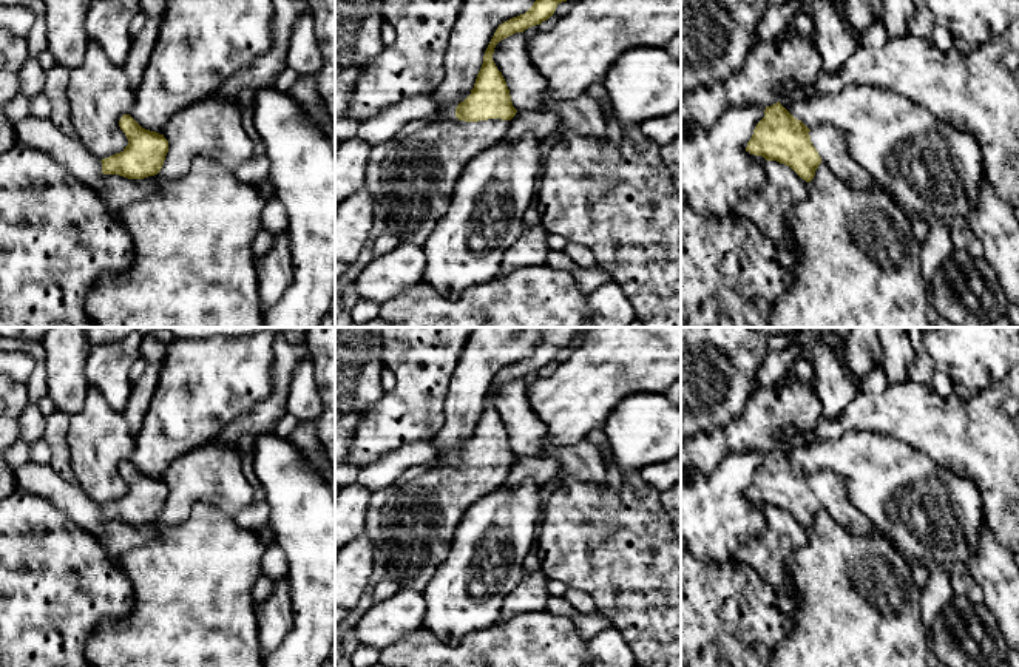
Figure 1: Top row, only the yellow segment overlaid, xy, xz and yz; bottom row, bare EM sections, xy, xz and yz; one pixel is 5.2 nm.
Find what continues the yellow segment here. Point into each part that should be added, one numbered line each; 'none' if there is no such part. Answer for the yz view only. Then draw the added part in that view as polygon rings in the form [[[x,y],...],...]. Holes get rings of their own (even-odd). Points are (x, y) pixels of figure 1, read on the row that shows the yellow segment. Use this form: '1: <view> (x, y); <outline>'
1: yz (828, 141); [[[815,125],[811,128],[809,136],[821,162],[854,190],[866,190],[871,185],[880,187],[880,184],[851,157],[843,133],[838,128]]]

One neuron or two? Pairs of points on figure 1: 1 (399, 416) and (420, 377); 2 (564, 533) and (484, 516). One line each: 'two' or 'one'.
1: one
2: two

